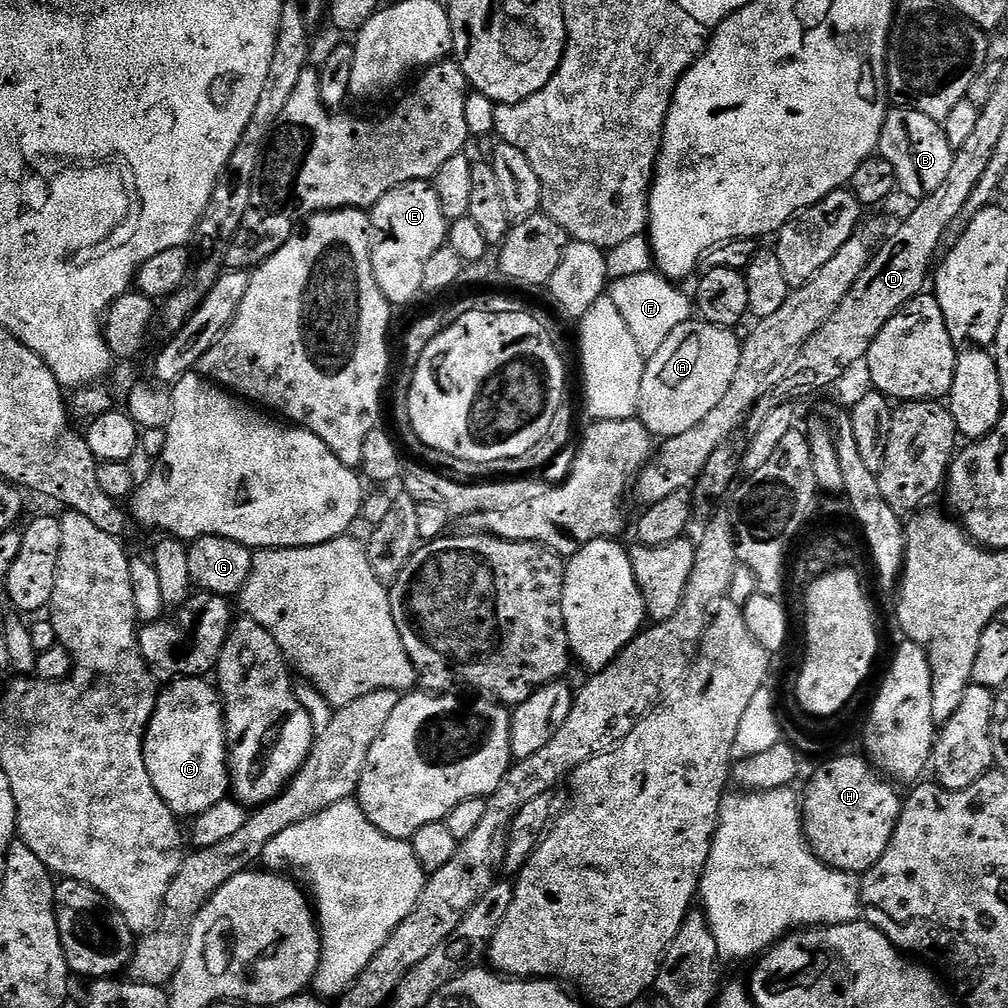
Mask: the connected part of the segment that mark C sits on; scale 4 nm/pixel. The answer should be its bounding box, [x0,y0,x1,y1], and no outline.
[144,676,230,818]

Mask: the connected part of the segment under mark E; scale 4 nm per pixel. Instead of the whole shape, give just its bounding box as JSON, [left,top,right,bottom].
[370,180,449,306]

